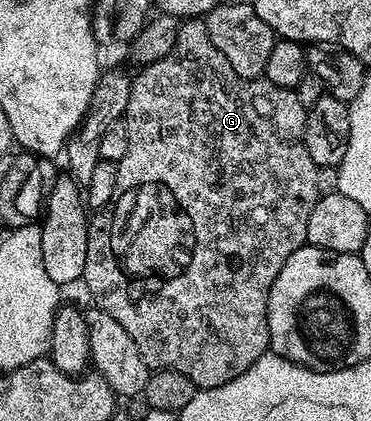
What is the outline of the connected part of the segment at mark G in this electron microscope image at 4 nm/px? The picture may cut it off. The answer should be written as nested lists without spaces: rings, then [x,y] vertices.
[[[201,17],[186,18],[178,26],[175,45],[171,49],[171,53],[167,53],[167,57],[163,57],[154,63],[146,62],[144,66],[145,68],[137,76],[133,75],[131,79],[130,97],[123,116],[127,133],[129,134],[129,144],[127,145],[127,153],[123,154],[121,161],[117,163],[115,193],[111,197],[108,207],[98,210],[89,221],[87,261],[85,262],[83,284],[85,283],[86,289],[93,294],[93,299],[97,302],[94,304],[100,310],[106,311],[111,317],[115,317],[115,321],[119,321],[119,325],[123,325],[123,329],[127,329],[127,337],[131,337],[131,341],[135,341],[135,349],[139,349],[141,360],[150,369],[153,371],[178,371],[183,373],[183,377],[190,379],[199,389],[222,387],[227,385],[227,381],[235,381],[235,377],[239,377],[239,373],[247,373],[247,369],[251,369],[251,365],[255,365],[255,361],[259,361],[259,357],[263,357],[270,350],[269,326],[267,325],[269,290],[275,281],[275,277],[279,277],[279,269],[283,269],[287,257],[291,257],[291,253],[295,253],[295,249],[306,246],[307,221],[311,218],[311,209],[315,209],[319,198],[319,190],[317,191],[319,169],[315,165],[315,161],[311,161],[311,157],[305,148],[305,112],[307,109],[300,103],[296,90],[275,85],[270,79],[264,77],[259,79],[240,79],[235,73],[235,69],[231,69],[231,64],[227,61],[227,57],[223,57],[223,53],[219,53],[219,49],[215,49],[215,45],[211,45],[211,33],[207,33],[207,25],[204,18]]]

